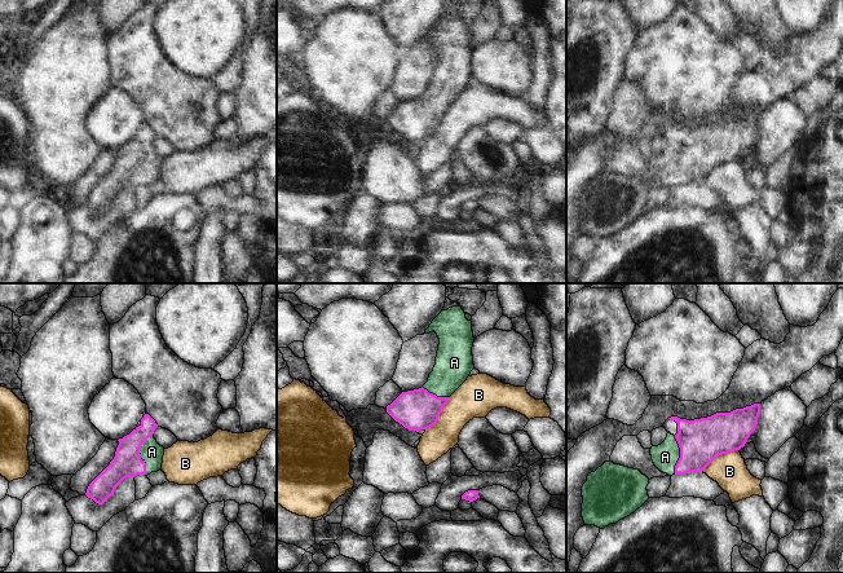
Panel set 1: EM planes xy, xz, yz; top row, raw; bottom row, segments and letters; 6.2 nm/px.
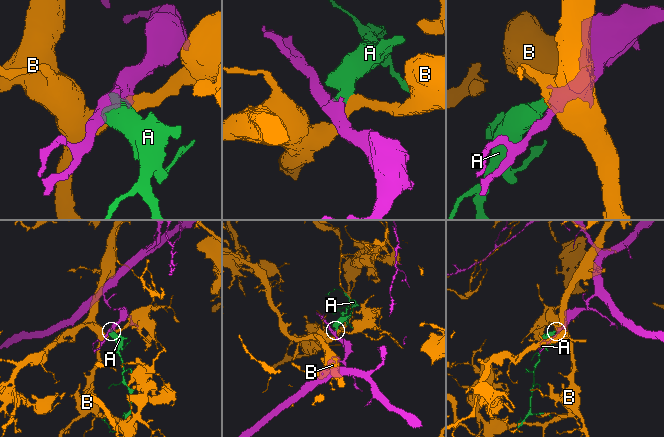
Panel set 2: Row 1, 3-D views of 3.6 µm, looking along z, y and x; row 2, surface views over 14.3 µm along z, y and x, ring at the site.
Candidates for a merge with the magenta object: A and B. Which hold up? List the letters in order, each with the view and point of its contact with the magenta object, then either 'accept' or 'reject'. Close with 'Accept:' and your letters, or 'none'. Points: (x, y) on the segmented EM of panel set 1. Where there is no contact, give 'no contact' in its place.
A: xy (140, 454) | accept
B: yz (719, 454) | reject
Accept: A

